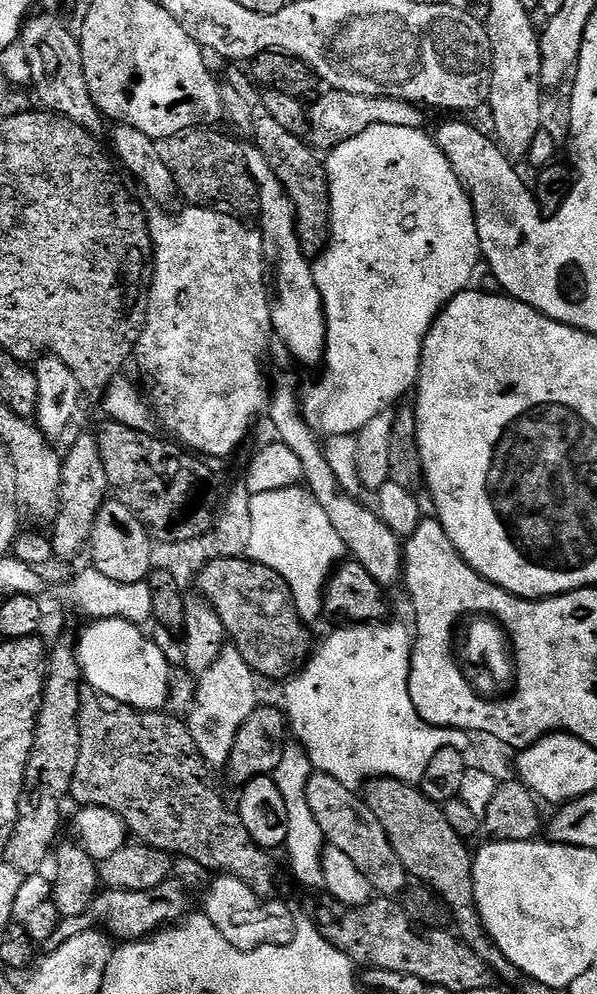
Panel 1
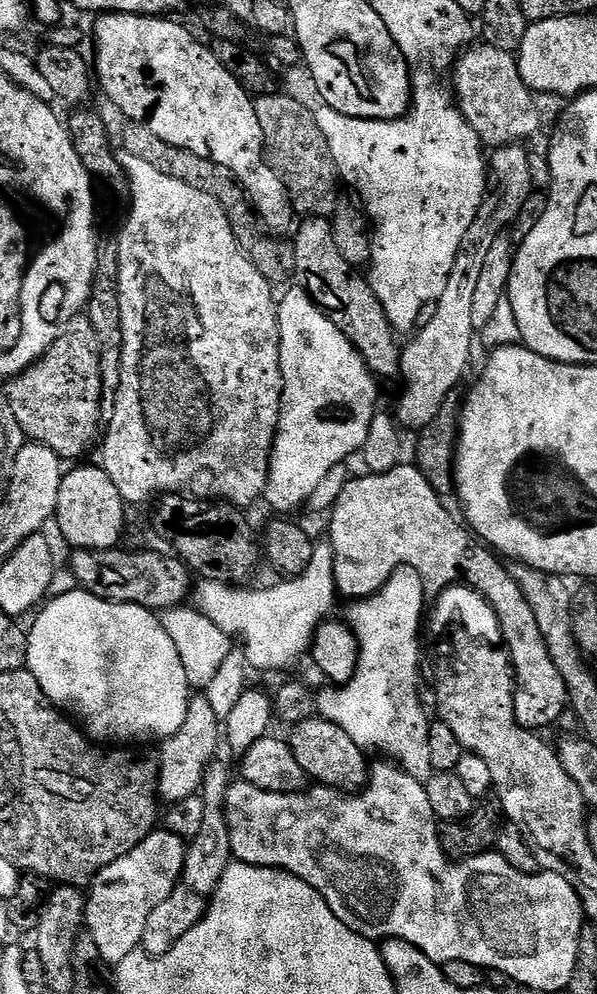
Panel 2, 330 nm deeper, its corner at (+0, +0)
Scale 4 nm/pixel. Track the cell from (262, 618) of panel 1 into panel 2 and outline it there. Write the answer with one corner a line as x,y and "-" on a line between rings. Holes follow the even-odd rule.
117,546
110,550
76,550
71,553
72,561
70,567
77,585
83,591
94,594
103,600
113,600
115,604
137,604
143,608
151,608
153,612
159,614
165,608
178,608
189,599
194,588
194,576
187,564
175,555
167,554
163,556
160,552
147,550
140,553
130,553
124,548

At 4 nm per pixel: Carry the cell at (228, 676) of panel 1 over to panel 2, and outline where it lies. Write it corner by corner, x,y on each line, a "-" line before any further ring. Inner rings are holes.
213,762
206,770
202,789
206,818
202,821
202,830
198,830
198,834
187,845
184,853
183,887
205,898
211,897
216,891
216,887
222,882
222,874
226,874
226,866
234,859
230,846
230,830
224,817
224,802
229,787
227,770
220,765
220,762

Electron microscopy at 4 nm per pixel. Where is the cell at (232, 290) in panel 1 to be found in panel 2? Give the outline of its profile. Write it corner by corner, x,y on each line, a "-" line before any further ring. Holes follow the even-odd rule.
120,150
117,151
116,157
122,166
122,170
128,176
128,192
130,197
132,196
132,209
128,212
128,221
125,222
124,229
120,232
120,240
118,239
120,305
122,306
122,342
118,349
118,355
120,355
120,385
116,388
116,405
112,408
112,421
109,424
107,421
106,431
102,436
102,444
104,440
103,470
106,474
110,474
110,482
114,482
114,486
118,486
118,494
122,494
124,503
128,506
144,504
147,500
152,499
152,501
155,501
165,494
187,494
201,502
223,502
241,510
247,509
247,504
252,504
255,500
259,501
264,494
264,487
268,481
268,467
272,461
272,447
276,441
276,427
280,421
280,403
284,393
284,379
282,378
282,366
280,365
280,327
278,326
278,314
276,313
278,300
275,295
272,297
274,285
266,278
262,278
262,274
258,274
254,262
250,262
247,256
244,255
242,242
237,238
230,218
218,202
218,198
210,198
210,194
202,194
202,190
194,190
194,186
186,186
186,182
178,182
178,178
170,178
166,174
162,174
162,170
154,170
154,166
142,162
142,158
134,158
134,154

